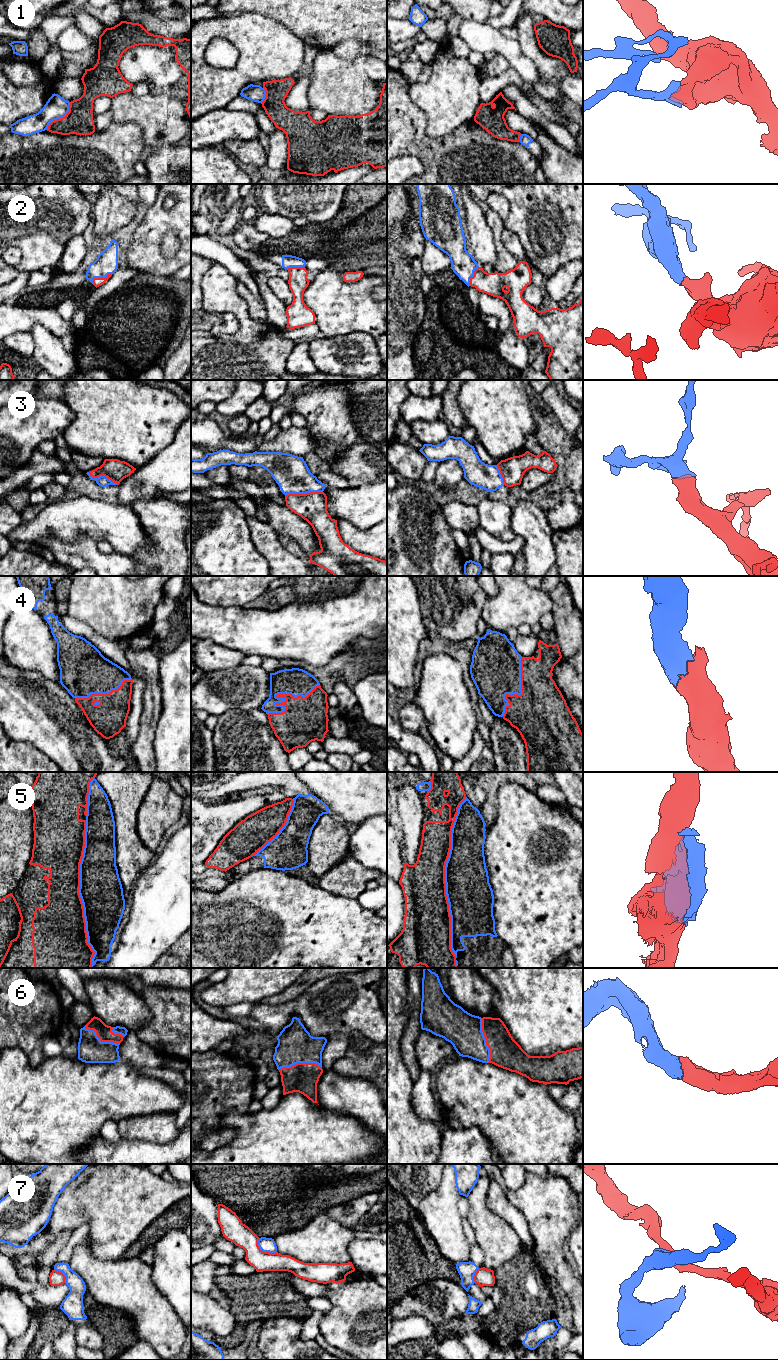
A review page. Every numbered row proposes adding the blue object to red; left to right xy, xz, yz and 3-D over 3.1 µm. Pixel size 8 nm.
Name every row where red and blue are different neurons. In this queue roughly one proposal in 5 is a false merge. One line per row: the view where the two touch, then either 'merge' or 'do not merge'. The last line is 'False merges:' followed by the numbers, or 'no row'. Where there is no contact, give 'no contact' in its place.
1: contact in xy; do not merge
2: contact in xy; merge
3: contact in xz; merge
4: contact in xz; merge
5: contact in yz; do not merge
6: contact in yz; merge
7: contact in xz; do not merge
False merges: 1, 5, 7

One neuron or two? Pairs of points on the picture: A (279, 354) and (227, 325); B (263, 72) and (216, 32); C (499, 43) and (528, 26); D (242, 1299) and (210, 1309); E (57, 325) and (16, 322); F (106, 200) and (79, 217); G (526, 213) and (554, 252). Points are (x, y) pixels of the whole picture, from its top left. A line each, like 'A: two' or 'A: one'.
A: two
B: one
C: two
D: two
E: one
F: two
G: one

